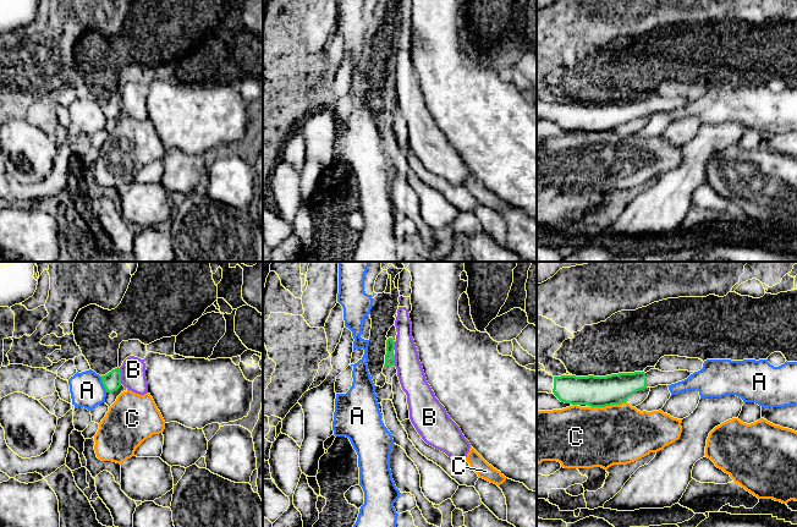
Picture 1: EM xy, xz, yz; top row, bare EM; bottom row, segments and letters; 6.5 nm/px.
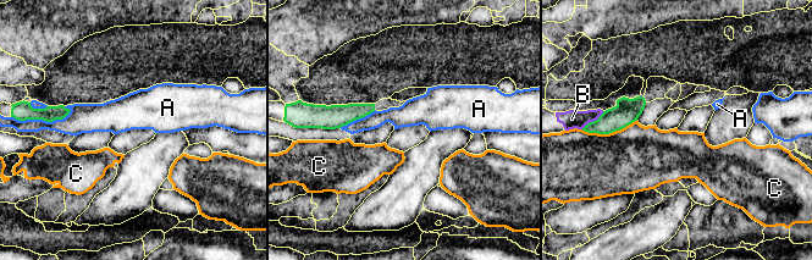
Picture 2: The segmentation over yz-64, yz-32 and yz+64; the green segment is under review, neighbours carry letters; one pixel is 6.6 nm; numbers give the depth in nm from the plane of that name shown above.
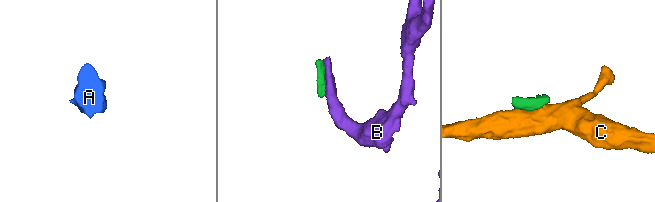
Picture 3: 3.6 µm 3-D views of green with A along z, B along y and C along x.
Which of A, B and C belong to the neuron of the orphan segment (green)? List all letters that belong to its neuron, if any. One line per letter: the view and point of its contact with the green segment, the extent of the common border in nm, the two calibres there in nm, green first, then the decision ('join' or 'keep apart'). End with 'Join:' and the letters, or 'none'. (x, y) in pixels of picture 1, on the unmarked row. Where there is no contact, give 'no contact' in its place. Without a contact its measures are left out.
A: xy (103, 110) | 110 nm | 120/220 nm | keep apart
B: xy (120, 102) | 110 nm | 120/160 nm | keep apart
C: yz (608, 131) | 240 nm | 200/400 nm | keep apart
Join: none

